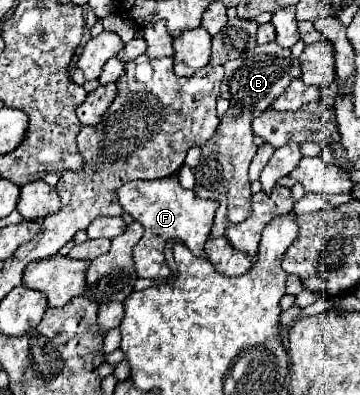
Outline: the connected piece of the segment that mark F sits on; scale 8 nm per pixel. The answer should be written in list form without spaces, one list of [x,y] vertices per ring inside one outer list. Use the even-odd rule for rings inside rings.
[[[165,176],[161,180],[135,180],[117,190],[119,204],[123,212],[131,214],[135,222],[139,222],[145,232],[137,246],[133,248],[133,262],[135,272],[139,278],[167,278],[171,276],[171,270],[165,264],[163,246],[167,240],[181,240],[195,256],[205,256],[203,244],[207,240],[207,234],[213,228],[215,210],[219,208],[217,200],[205,200],[199,198],[193,190],[185,190],[177,176]]]

